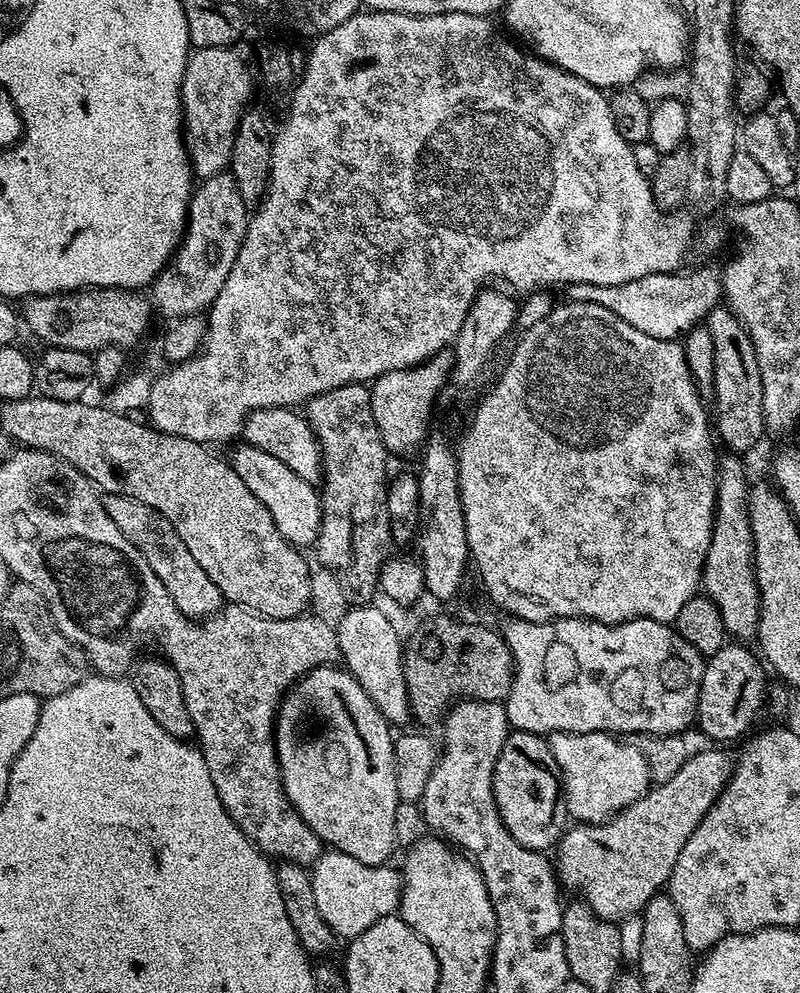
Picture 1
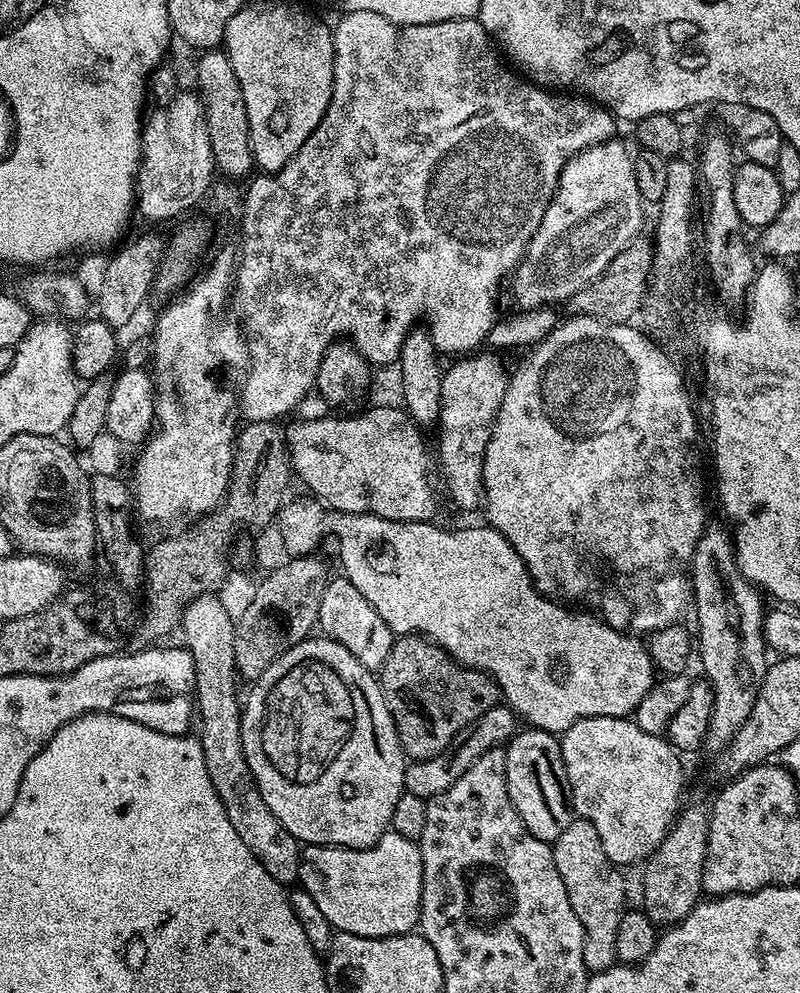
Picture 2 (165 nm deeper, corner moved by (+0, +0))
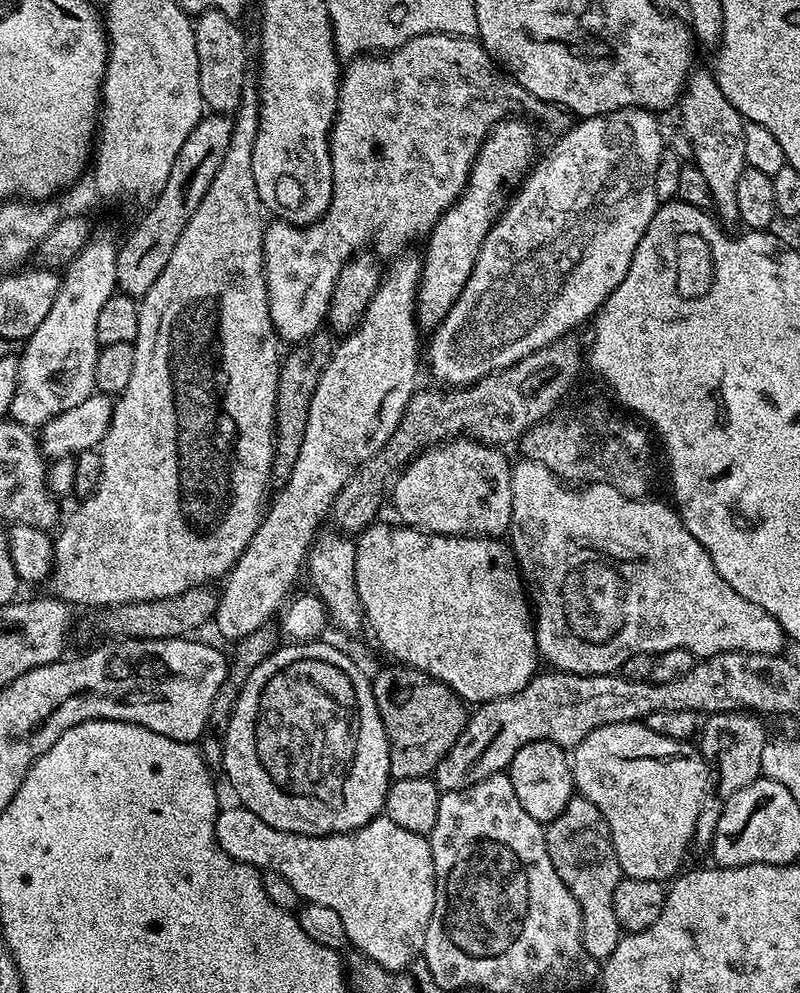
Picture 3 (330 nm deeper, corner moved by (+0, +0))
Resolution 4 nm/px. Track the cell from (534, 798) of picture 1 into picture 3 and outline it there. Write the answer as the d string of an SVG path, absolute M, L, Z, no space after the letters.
M530 742L530 746L522 746L518 754L508 763L506 775L514 786L514 794L518 794L518 802L522 802L522 810L530 814L539 824L547 826L572 800L574 785L572 783L572 765L565 749L554 742Z

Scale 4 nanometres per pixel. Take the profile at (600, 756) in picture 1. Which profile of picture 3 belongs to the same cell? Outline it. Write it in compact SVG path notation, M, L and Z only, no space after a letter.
M643 722L602 726L570 752L572 783L575 791L586 797L606 818L606 826L612 835L614 854L624 876L668 882L681 871L688 848L693 847L692 835L702 810L702 802L708 794L710 769L695 743L666 738L654 734Z

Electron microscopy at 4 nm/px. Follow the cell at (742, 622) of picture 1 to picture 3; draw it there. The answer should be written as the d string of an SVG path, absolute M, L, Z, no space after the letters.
M747 710L743 712L713 712L703 721L698 732L698 747L708 763L711 780L708 794L702 802L702 810L698 814L696 829L692 835L692 843L698 849L711 849L712 839L718 830L718 818L722 818L724 803L742 786L750 786L750 782L761 779L762 750L768 743L769 733L764 733L765 721L759 715Z

